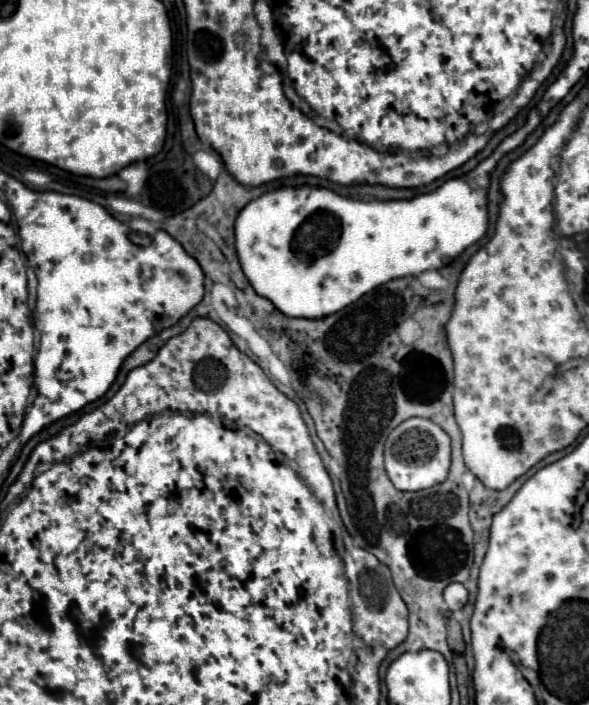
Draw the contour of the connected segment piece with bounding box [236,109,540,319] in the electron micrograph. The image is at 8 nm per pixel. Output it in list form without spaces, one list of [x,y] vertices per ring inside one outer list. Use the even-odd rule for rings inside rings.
[[[536,109],[530,111],[528,121],[514,135],[506,137],[496,151],[482,161],[468,175],[446,181],[440,189],[432,193],[418,195],[410,201],[364,201],[350,197],[340,197],[330,189],[320,187],[282,187],[264,193],[262,197],[250,201],[236,219],[236,251],[244,275],[248,277],[254,291],[274,303],[278,311],[288,317],[322,319],[330,313],[344,309],[346,305],[358,301],[364,293],[376,289],[398,277],[420,275],[430,269],[440,269],[458,257],[464,249],[480,241],[488,231],[488,181],[498,165],[498,161],[518,149],[526,137],[538,127],[540,115]]]

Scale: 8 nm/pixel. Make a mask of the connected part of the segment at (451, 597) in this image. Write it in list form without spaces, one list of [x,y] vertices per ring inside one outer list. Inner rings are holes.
[[[454,583],[454,585],[448,585],[444,589],[444,601],[446,601],[446,607],[448,611],[458,611],[462,609],[466,603],[468,603],[468,591],[462,583]]]

